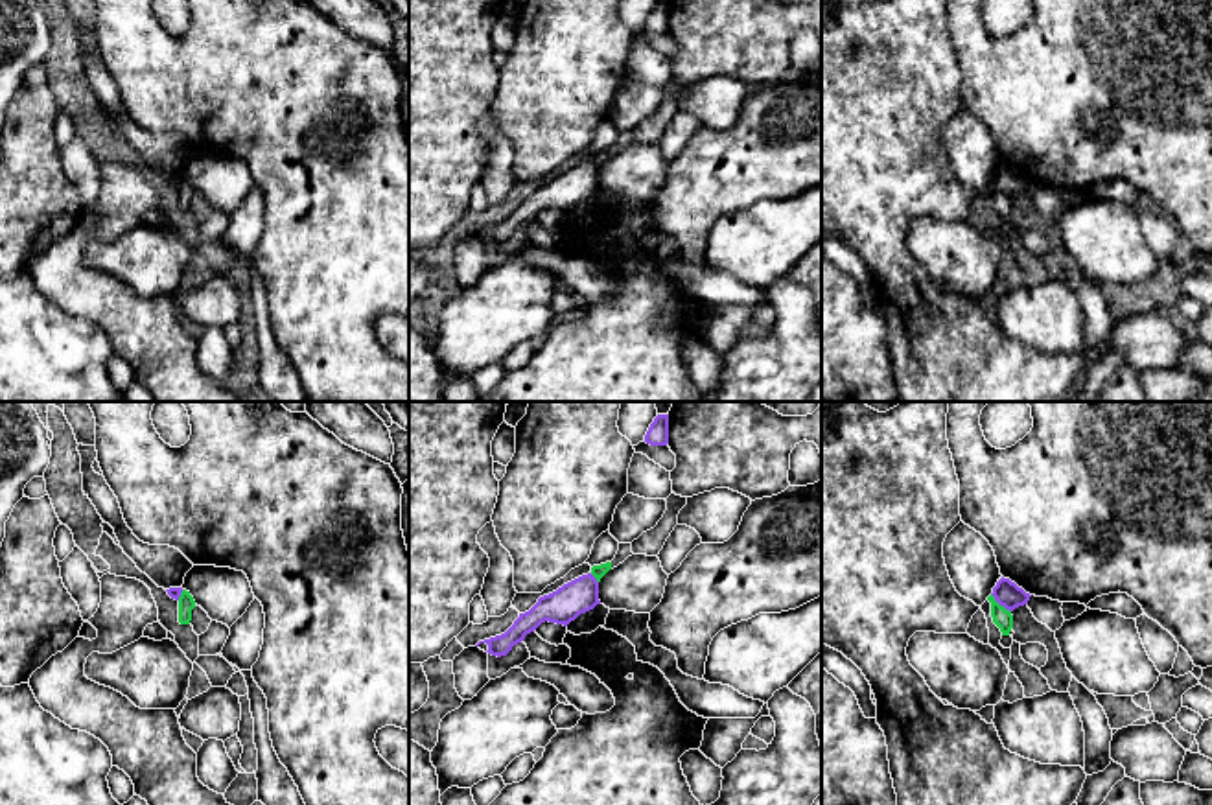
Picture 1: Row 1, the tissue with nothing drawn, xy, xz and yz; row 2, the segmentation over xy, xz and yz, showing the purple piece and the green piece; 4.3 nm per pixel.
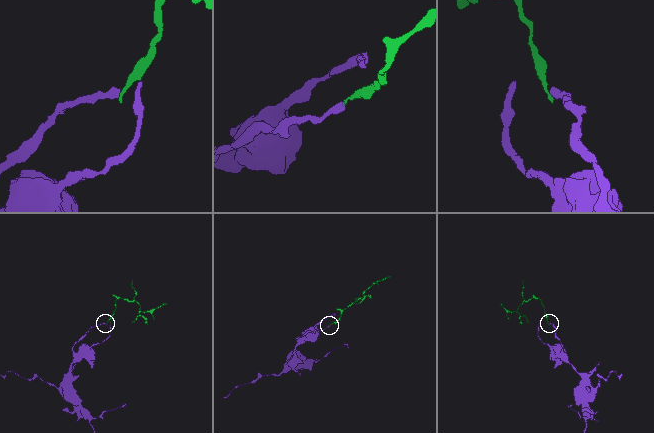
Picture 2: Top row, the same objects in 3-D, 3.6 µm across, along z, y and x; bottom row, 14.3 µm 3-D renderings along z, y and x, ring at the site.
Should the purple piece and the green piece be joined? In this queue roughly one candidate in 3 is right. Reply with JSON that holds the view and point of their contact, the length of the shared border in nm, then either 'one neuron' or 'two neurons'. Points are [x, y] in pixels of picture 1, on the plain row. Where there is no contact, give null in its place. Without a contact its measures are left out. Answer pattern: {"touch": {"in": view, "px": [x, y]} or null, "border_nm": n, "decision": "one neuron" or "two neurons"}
{"touch": {"in": "yz", "px": [1001, 192]}, "border_nm": 120, "decision": "two neurons"}

